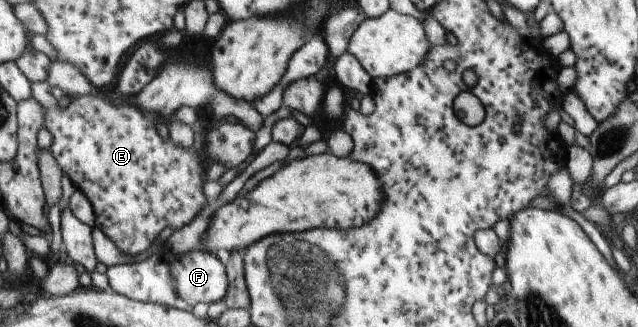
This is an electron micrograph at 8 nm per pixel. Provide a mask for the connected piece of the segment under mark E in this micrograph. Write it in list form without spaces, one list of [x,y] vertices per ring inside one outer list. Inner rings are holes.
[[[44,81],[30,86],[32,98],[44,110],[42,126],[52,136],[48,150],[60,166],[61,174],[68,176],[74,189],[80,190],[89,200],[97,227],[122,254],[142,254],[164,228],[176,231],[200,214],[208,201],[202,194],[206,166],[194,148],[180,148],[169,138],[158,136],[153,120],[144,116],[132,99],[124,103],[110,102],[110,96],[106,96],[109,89],[76,96],[66,107],[58,106],[50,89]]]

